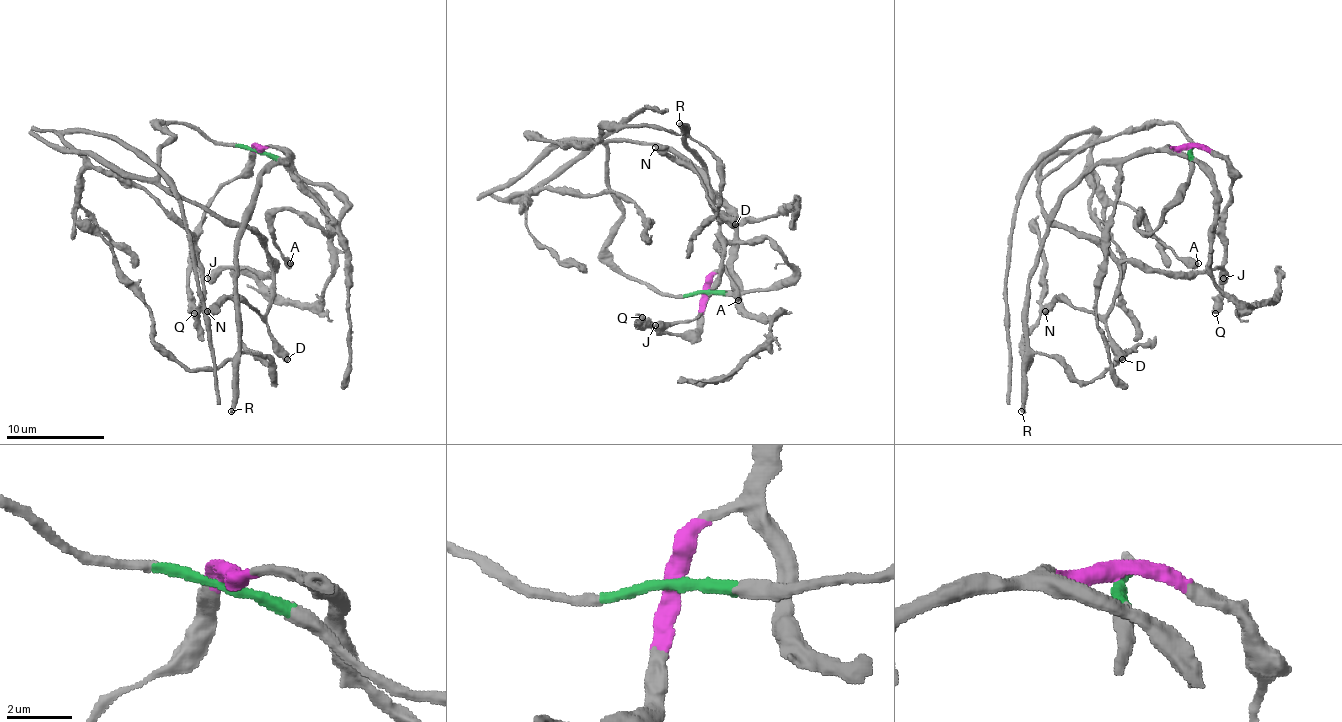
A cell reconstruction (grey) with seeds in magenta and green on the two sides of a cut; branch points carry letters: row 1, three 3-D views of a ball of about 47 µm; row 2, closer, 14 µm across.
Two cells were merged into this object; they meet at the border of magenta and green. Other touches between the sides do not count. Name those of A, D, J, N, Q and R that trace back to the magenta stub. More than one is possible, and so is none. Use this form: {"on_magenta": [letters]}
{"on_magenta": ["Q", "R"]}

